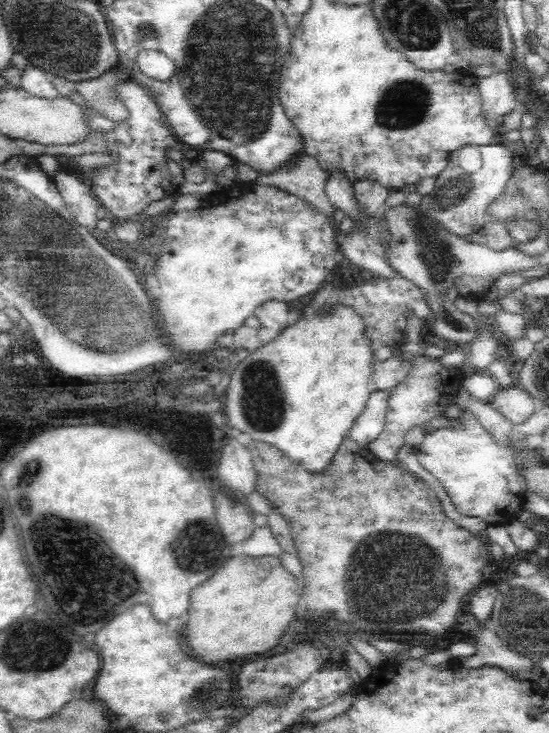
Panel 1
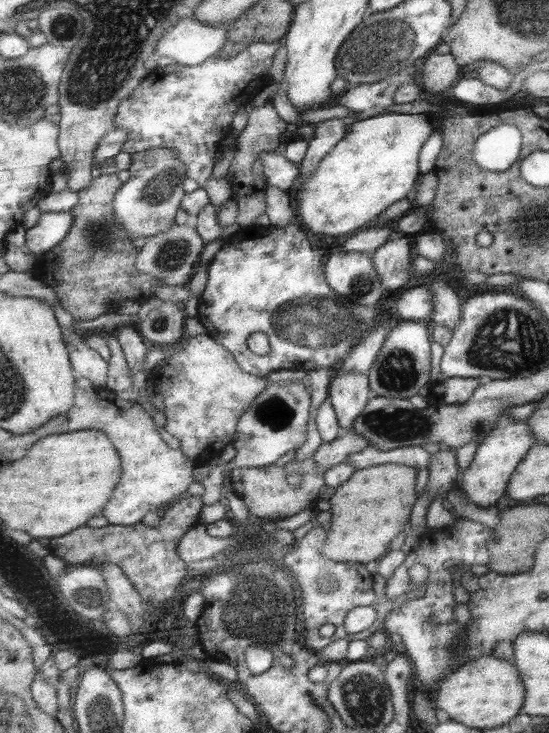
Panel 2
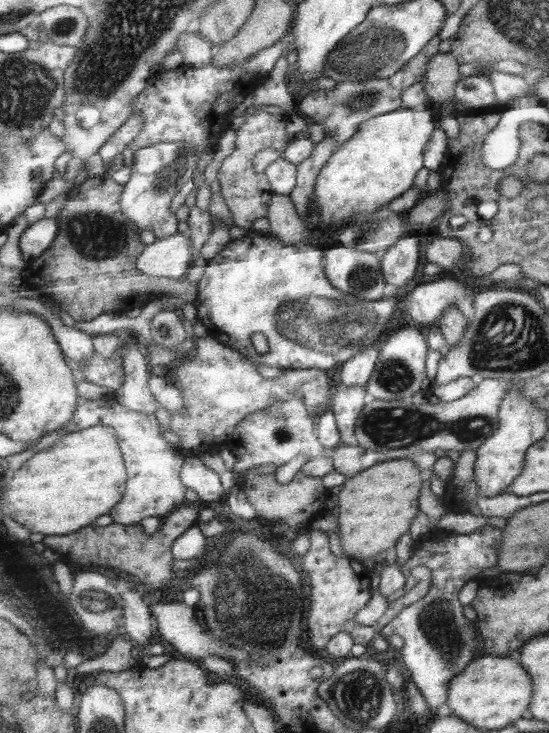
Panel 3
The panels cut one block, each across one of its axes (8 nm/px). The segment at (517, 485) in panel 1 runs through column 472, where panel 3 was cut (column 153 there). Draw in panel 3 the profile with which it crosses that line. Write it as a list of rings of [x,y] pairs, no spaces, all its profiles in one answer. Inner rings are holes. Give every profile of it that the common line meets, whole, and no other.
[[[109,392],[99,400],[89,401],[80,398],[76,415],[62,430],[77,432],[97,425],[117,429],[121,448],[123,448],[126,467],[129,472],[129,484],[121,504],[117,504],[110,517],[114,522],[127,525],[139,525],[143,518],[157,517],[161,520],[186,503],[187,487],[182,481],[182,468],[186,461],[186,452],[167,442],[161,435],[159,420],[154,413],[137,412],[123,406],[115,392]]]

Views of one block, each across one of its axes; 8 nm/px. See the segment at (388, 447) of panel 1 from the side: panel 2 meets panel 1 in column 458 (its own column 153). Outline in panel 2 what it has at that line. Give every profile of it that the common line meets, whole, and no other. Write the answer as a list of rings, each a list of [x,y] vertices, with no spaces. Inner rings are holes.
[[[208,332],[196,337],[187,337],[179,344],[179,349],[160,361],[151,370],[152,388],[158,391],[165,402],[165,430],[180,441],[181,450],[197,463],[206,463],[218,458],[223,448],[231,444],[238,434],[239,420],[248,408],[263,394],[268,387],[266,377],[245,372],[236,356],[217,342]]]

